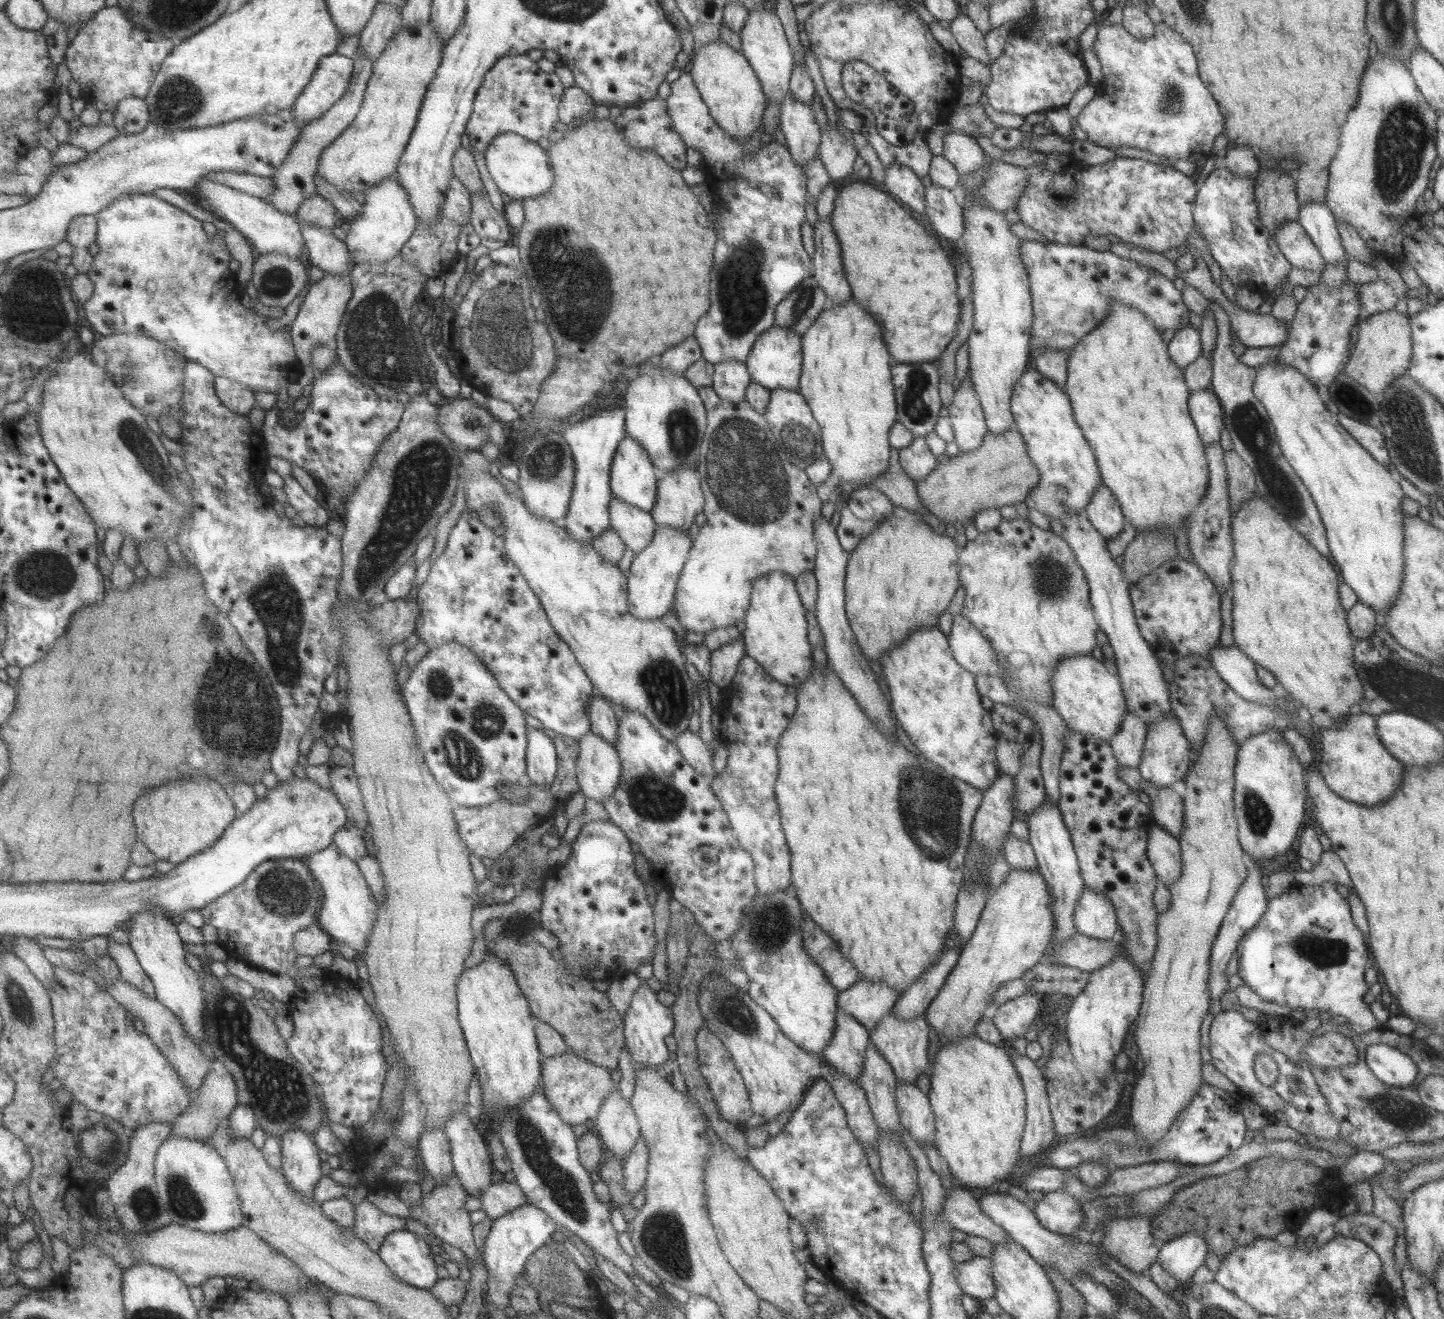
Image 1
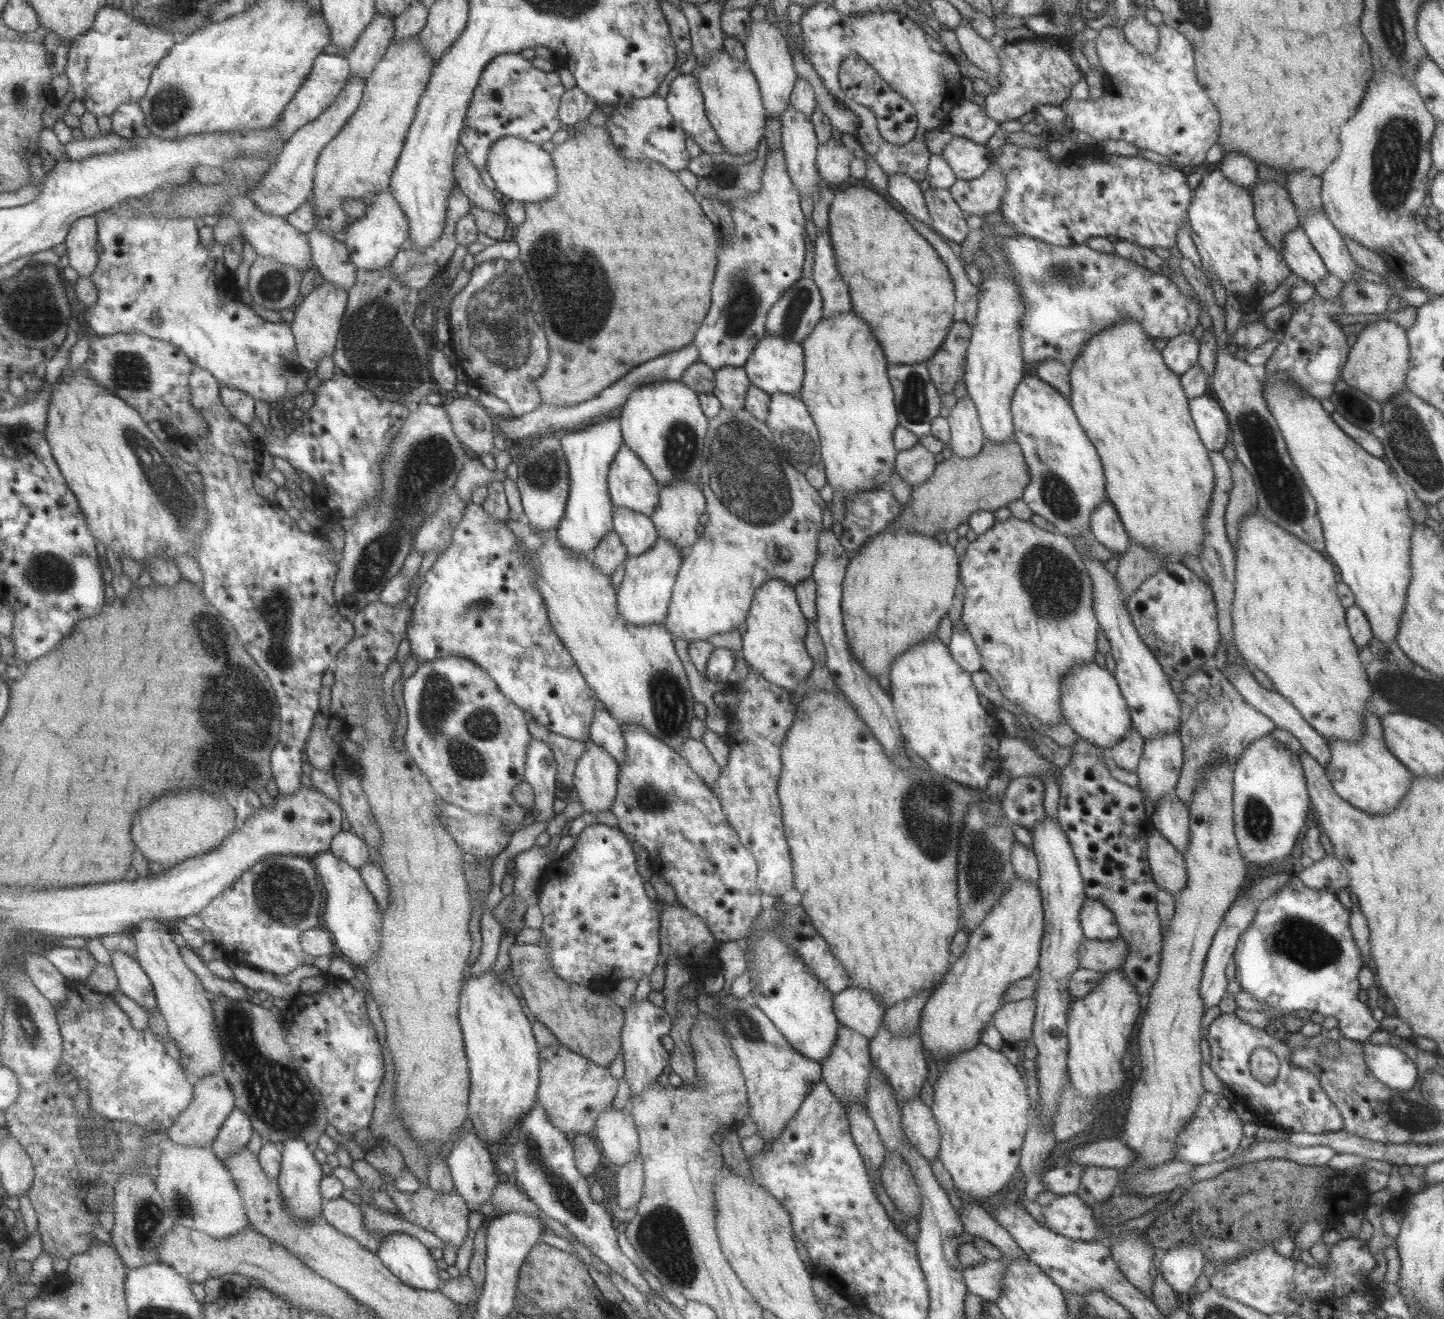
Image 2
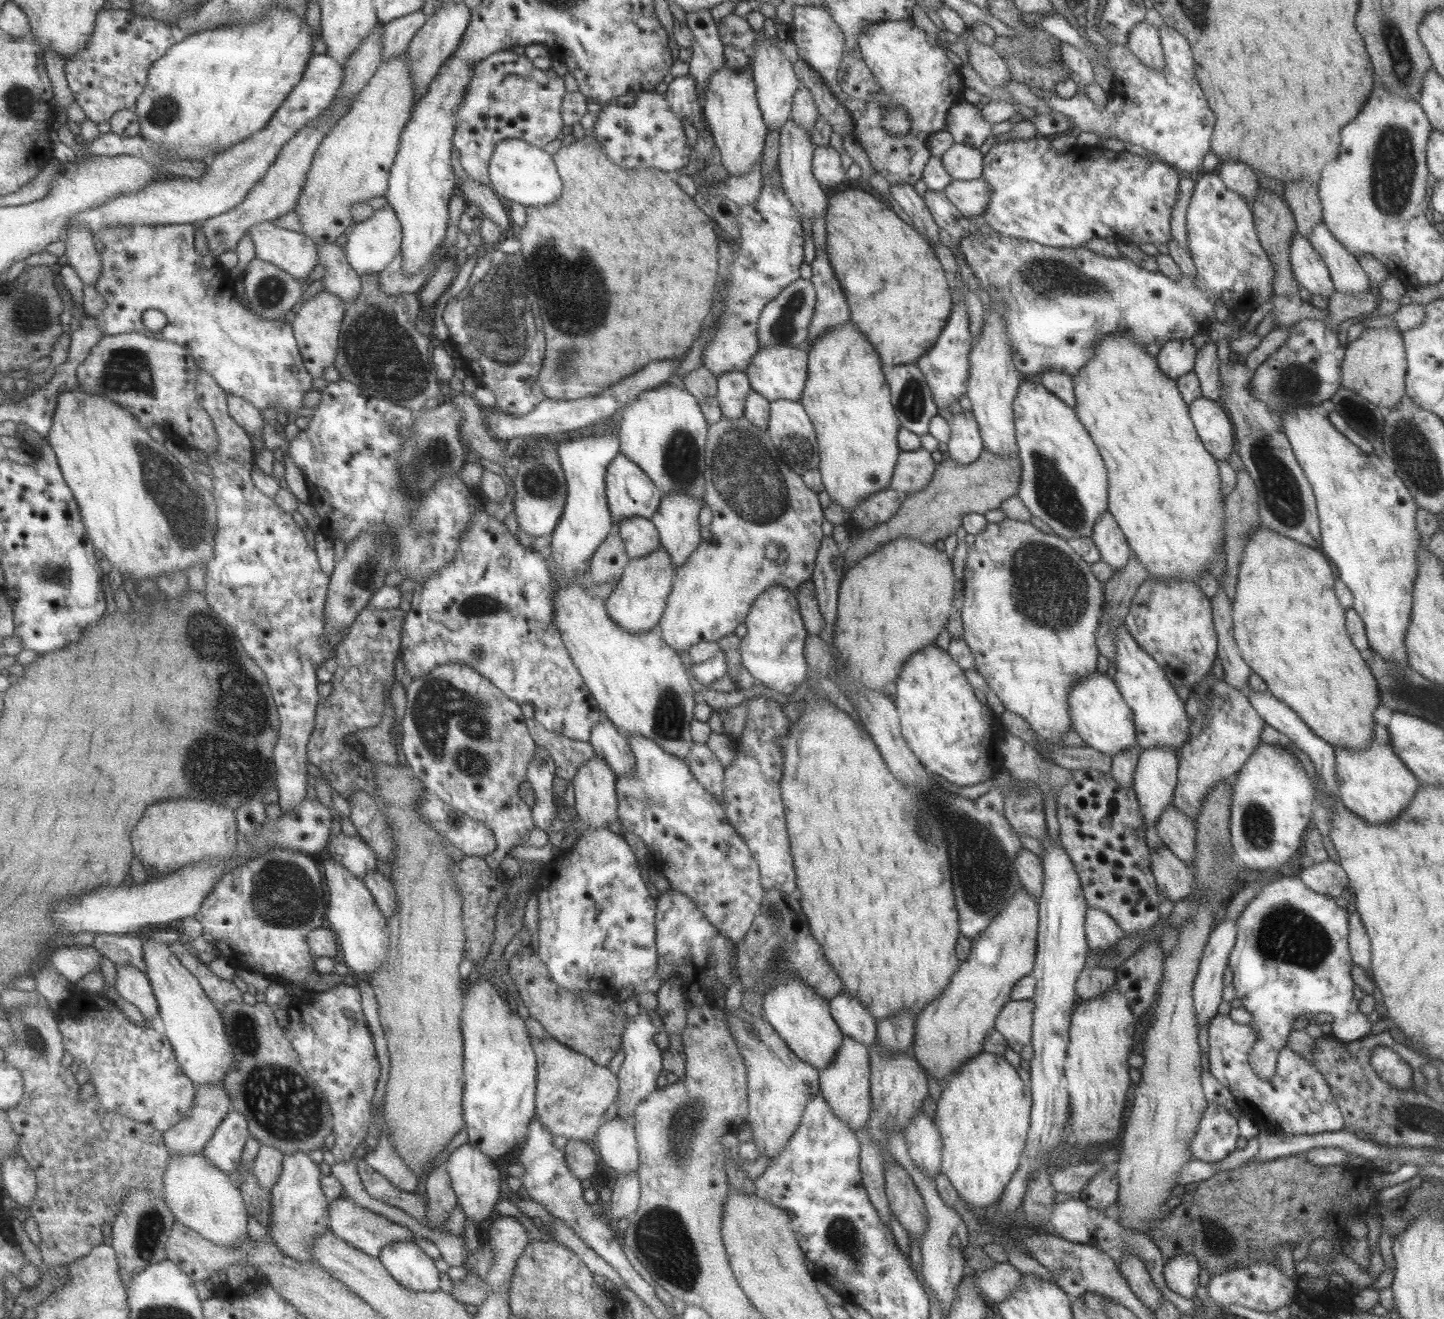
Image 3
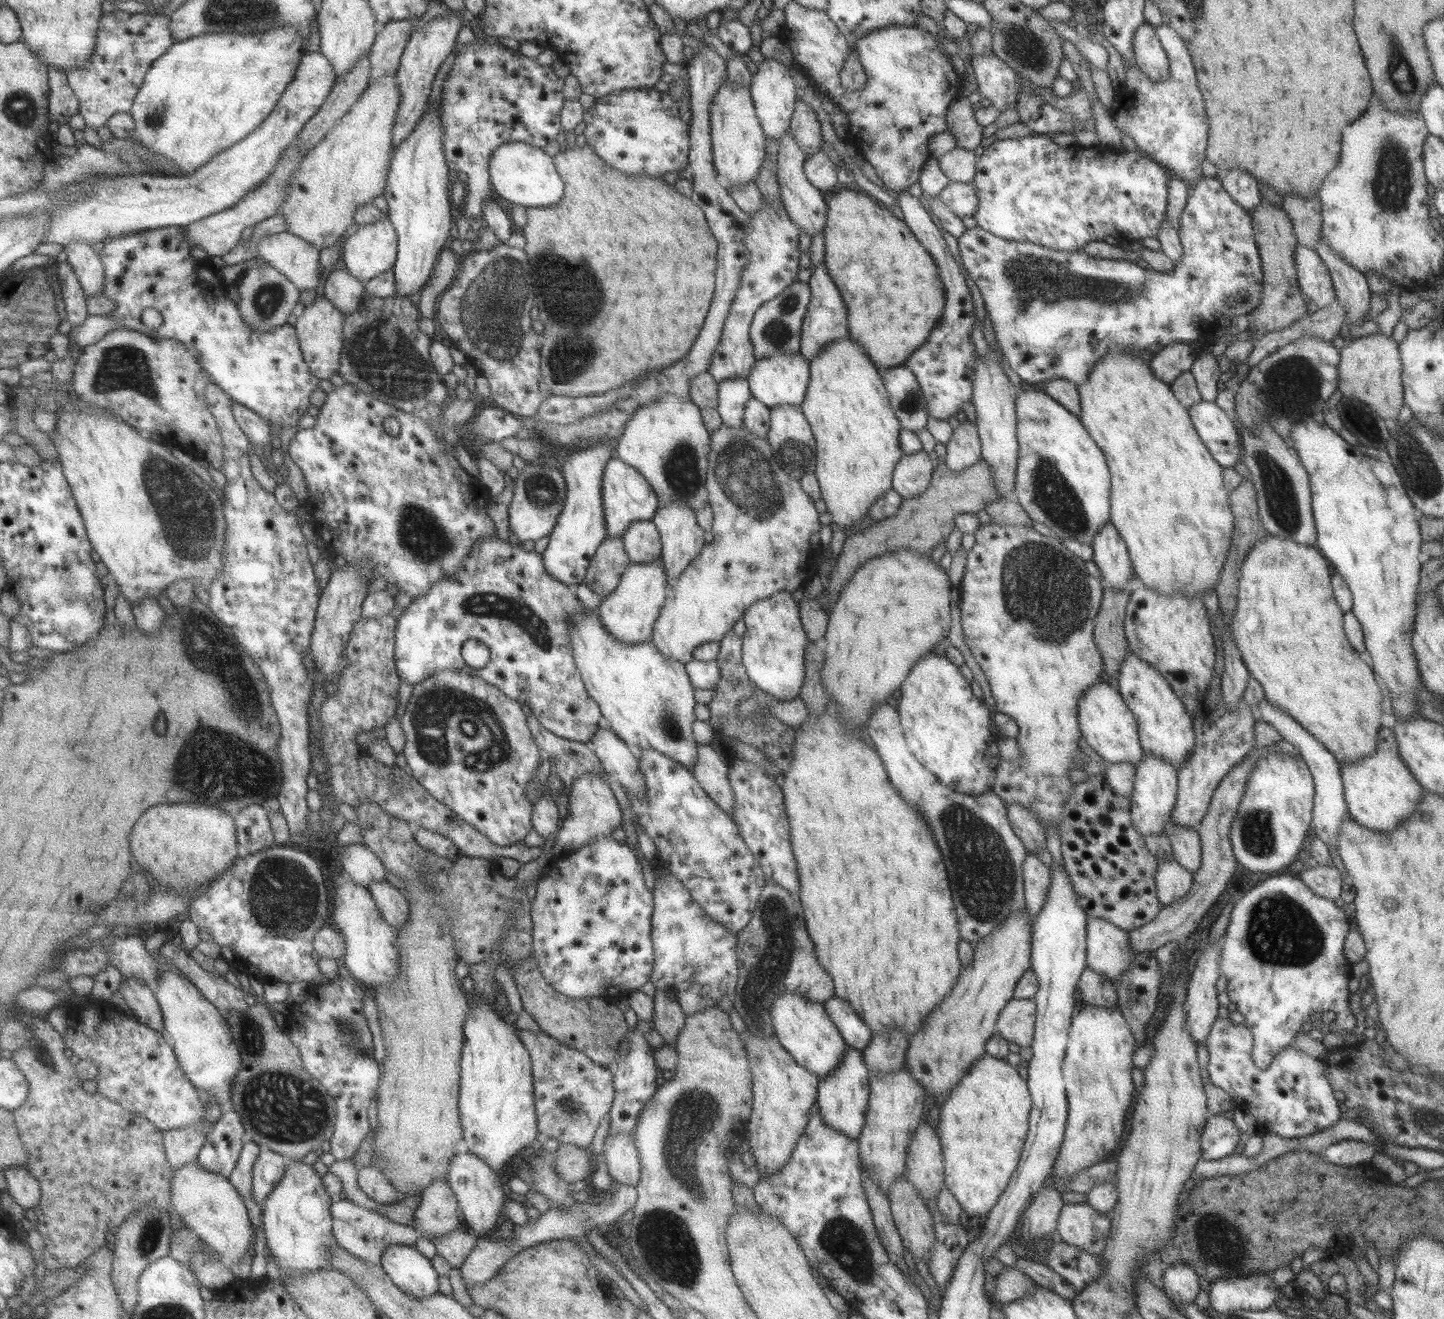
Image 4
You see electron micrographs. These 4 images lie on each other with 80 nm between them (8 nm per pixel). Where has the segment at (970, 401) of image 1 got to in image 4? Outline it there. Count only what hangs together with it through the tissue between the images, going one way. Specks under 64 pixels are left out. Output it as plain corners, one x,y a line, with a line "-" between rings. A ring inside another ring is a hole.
968,419
952,430
949,440
944,444
946,455
940,460
951,472
961,472
978,462
980,440
976,425

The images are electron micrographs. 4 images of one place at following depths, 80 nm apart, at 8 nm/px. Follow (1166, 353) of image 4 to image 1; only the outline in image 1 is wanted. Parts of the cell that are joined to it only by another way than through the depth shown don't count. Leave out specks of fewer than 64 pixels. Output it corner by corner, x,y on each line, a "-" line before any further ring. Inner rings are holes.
1191,325
1175,331
1166,346
1169,358
1177,368
1181,369
1191,364
1200,355
1200,352
1200,332
1193,329

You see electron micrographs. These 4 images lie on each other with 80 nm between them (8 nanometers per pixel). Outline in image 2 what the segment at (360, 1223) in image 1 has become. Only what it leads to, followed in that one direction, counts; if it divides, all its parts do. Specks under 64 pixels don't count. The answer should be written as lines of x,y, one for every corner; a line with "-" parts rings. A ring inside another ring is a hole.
361,1205
360,1207
361,1212
363,1212
364,1225
370,1232
374,1232
374,1237
383,1240
385,1236
391,1233
405,1233
419,1239
428,1249
440,1248
445,1250
442,1248
444,1242
440,1238
427,1232
427,1230
423,1230
420,1226
404,1218
391,1217
387,1212
369,1207
369,1205

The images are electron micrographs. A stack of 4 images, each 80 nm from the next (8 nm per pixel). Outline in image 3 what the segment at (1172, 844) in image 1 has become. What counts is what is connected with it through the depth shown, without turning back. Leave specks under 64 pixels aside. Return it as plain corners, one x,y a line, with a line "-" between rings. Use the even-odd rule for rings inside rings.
1168,848
1149,852
1149,856
1156,888
1163,899
1174,903
1187,897
1194,890
1194,872
1185,866
1184,862
1179,861

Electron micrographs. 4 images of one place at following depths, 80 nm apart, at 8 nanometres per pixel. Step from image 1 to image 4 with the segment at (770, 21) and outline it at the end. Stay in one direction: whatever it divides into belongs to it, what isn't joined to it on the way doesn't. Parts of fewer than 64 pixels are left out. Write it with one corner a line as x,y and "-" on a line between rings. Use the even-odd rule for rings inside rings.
764,57
757,67
758,70
752,75
748,86
751,101
753,101
753,107
755,107
755,117
757,117
759,125
761,125
761,131
766,140
779,140
783,134
787,133
794,112
796,96
793,80
787,73
788,66
783,65
776,59

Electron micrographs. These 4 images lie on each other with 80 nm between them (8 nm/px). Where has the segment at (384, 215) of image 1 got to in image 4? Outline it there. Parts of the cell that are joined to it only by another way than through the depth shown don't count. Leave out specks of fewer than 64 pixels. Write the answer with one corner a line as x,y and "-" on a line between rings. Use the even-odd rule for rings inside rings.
384,218
367,226
359,226
357,231
345,241
342,258
350,273
363,283
392,268
396,260
396,249
397,234
393,231
388,218

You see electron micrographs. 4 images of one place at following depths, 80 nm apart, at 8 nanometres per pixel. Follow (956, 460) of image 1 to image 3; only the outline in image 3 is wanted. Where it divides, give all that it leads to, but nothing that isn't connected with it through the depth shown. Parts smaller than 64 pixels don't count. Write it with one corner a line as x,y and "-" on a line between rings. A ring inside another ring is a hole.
982,449
977,460
969,464
959,464
945,456
934,466
933,476
927,486
902,497
900,507
893,516
858,535
848,536
848,541
843,546
844,570
894,538
912,538
925,546
944,540
958,529
964,514
985,513
998,508
1006,498
1015,495
1019,475
1020,462
1017,454
995,456

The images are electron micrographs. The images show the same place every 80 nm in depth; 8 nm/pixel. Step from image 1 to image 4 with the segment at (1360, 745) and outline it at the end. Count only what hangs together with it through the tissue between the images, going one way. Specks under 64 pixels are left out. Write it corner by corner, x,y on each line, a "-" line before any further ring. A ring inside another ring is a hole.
1384,703
1380,709
1382,714
1376,751
1353,762
1339,762
1340,775
1350,818
1373,832
1393,832
1415,810
1425,790
1413,778
1398,753
1390,705

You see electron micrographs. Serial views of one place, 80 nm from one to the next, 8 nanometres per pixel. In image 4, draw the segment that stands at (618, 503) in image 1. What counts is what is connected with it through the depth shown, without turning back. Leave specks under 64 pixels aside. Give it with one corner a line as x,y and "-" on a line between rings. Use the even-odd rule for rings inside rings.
638,520
628,524
621,538
631,563
645,564
660,556
660,534
651,521

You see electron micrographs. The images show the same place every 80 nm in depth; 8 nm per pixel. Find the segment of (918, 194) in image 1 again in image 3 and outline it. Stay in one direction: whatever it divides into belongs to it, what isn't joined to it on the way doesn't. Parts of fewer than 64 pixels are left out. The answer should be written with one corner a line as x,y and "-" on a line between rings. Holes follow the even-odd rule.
891,185
888,194
896,200
903,212
911,219
913,228
927,243
939,241
938,226
934,223
923,198
919,197
911,185

